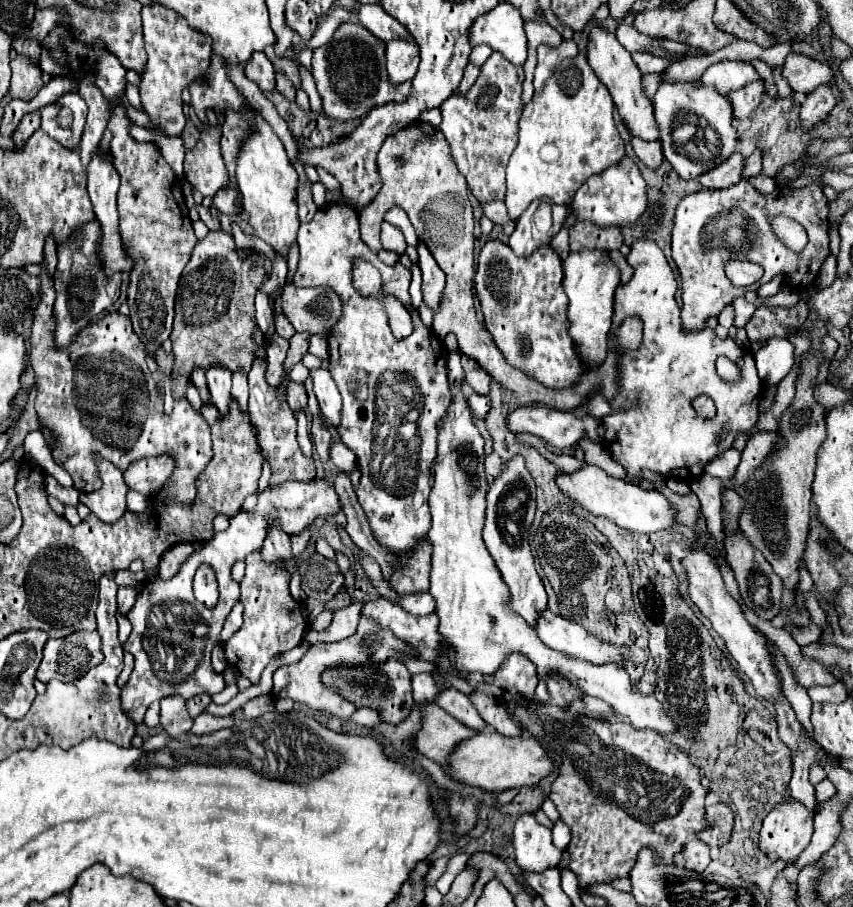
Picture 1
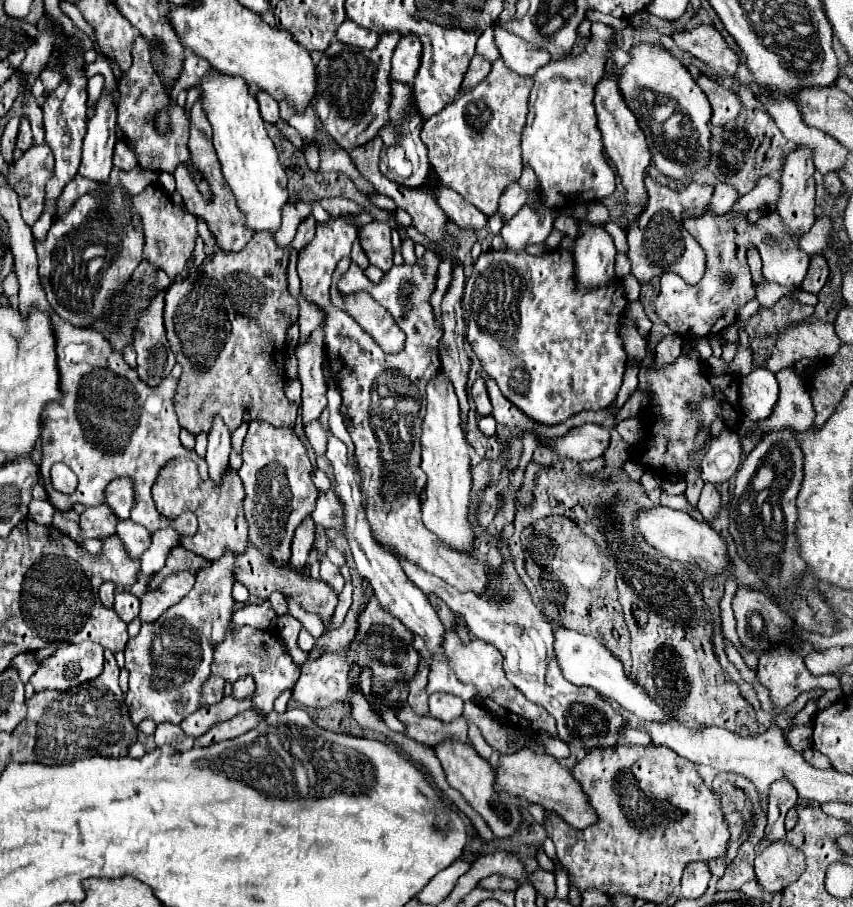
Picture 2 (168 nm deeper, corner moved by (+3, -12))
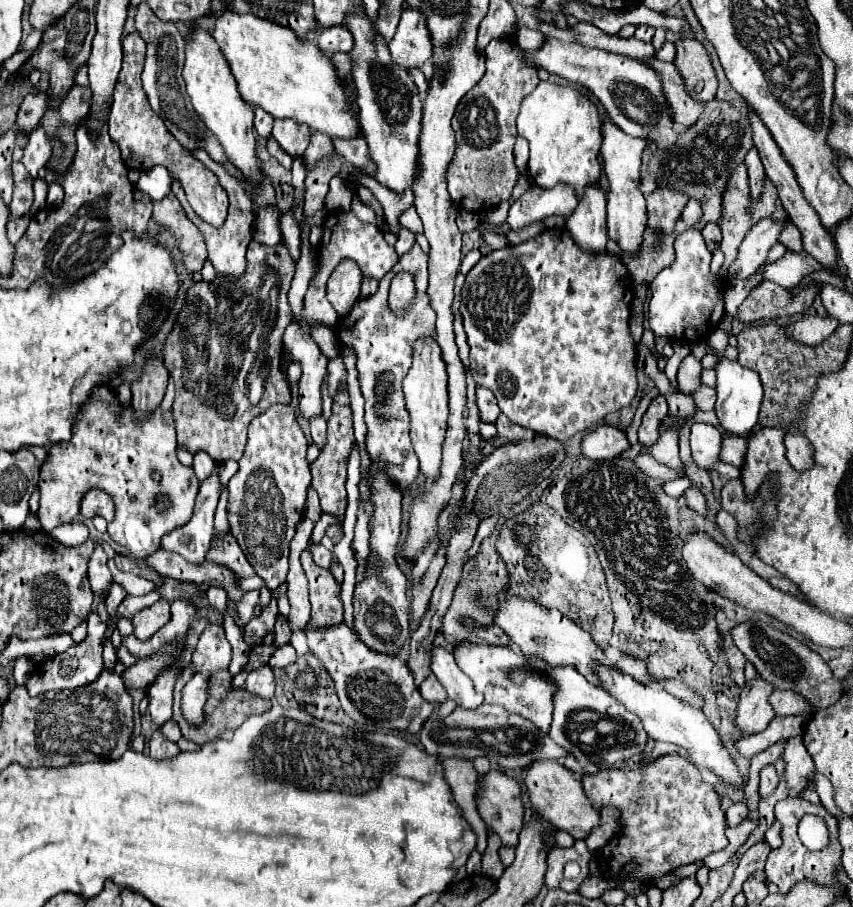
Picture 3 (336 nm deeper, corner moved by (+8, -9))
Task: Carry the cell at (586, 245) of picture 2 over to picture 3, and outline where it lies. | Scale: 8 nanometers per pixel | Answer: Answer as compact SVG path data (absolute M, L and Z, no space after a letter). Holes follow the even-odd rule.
M597 185L589 187L581 197L575 213L567 219L567 231L583 251L605 251L609 239L605 229L605 195Z

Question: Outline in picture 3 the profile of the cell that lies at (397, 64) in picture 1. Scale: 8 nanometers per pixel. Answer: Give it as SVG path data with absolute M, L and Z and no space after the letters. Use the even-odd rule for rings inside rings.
M405 9L401 15L397 33L389 43L393 63L413 69L421 67L433 55L433 47L429 41L429 29L425 25L425 17L421 17L415 9Z

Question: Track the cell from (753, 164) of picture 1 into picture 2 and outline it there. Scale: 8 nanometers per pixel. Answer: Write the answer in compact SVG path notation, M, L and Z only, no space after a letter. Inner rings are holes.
M718 182L714 186L714 196L710 198L710 206L708 206L706 212L710 212L710 214L712 212L714 214L724 214L724 212L728 212L732 208L732 204L736 200L738 200L736 190L730 184L726 184L726 182Z

